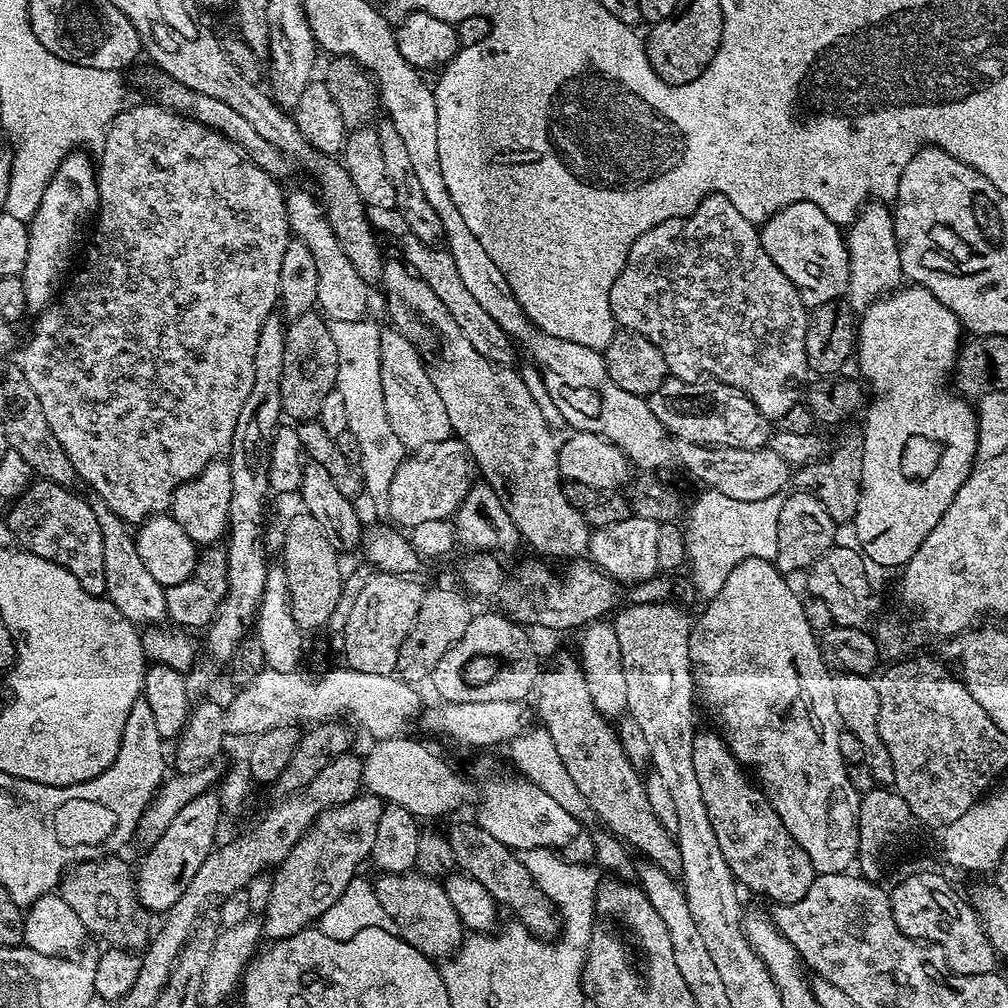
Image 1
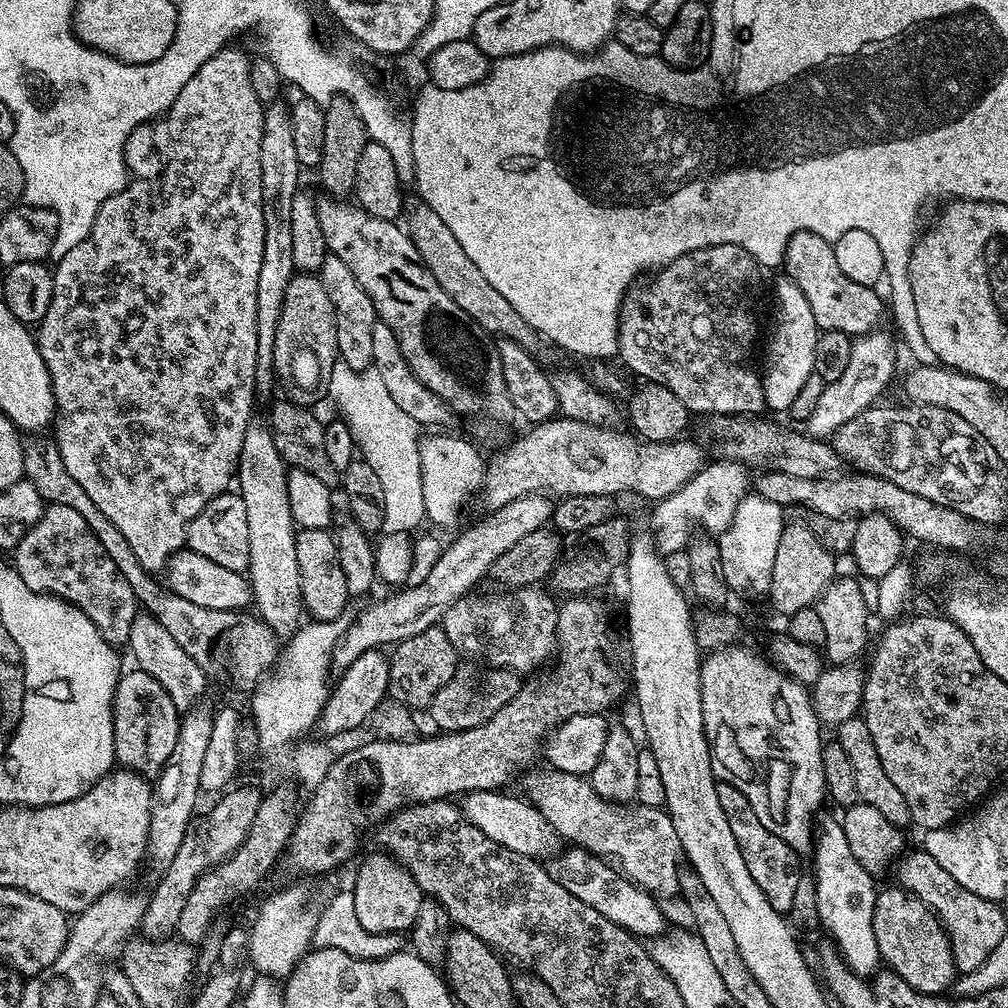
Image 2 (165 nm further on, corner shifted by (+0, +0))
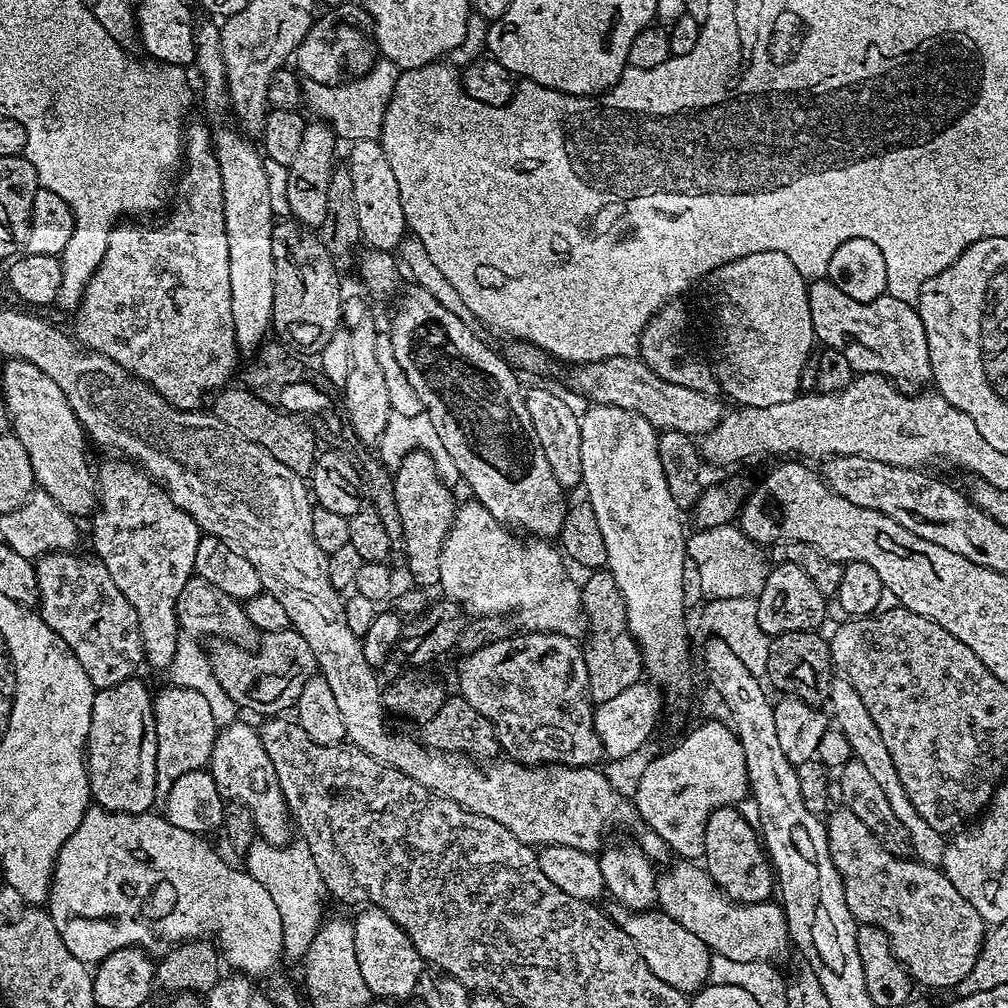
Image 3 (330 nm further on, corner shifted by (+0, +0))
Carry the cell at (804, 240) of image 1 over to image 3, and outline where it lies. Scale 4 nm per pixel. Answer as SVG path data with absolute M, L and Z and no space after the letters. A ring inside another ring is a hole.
M827 278L809 283L808 301L816 340L822 342L824 348L833 348L838 350L838 354L844 355L846 362L850 362L853 373L872 372L875 376L887 376L893 382L905 380L908 384L927 385L931 381L932 367L926 330L922 326L919 311L913 305L887 294L879 296L874 302L854 302L854 298L842 294L842 290L838 290L838 286L834 286Z

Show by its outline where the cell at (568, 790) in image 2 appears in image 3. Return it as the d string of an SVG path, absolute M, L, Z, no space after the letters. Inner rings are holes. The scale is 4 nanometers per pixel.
M676 862L668 876L661 875L657 879L656 904L664 915L686 926L690 934L702 938L712 953L728 958L730 962L776 962L790 948L786 918L779 903L735 903L718 894L707 871L696 862Z

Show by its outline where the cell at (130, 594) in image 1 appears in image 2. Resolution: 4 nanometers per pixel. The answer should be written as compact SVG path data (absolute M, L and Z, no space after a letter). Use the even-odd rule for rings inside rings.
M137 611L130 626L126 648L127 651L132 651L132 656L136 659L135 667L150 674L150 678L156 679L162 690L170 694L170 702L174 702L177 712L183 714L199 701L196 699L203 694L206 683L204 671L200 669L198 662L194 662L194 658L190 658L190 654L186 654L186 650L182 650L182 646L178 646L178 641L169 634L166 626L158 623L149 612Z

